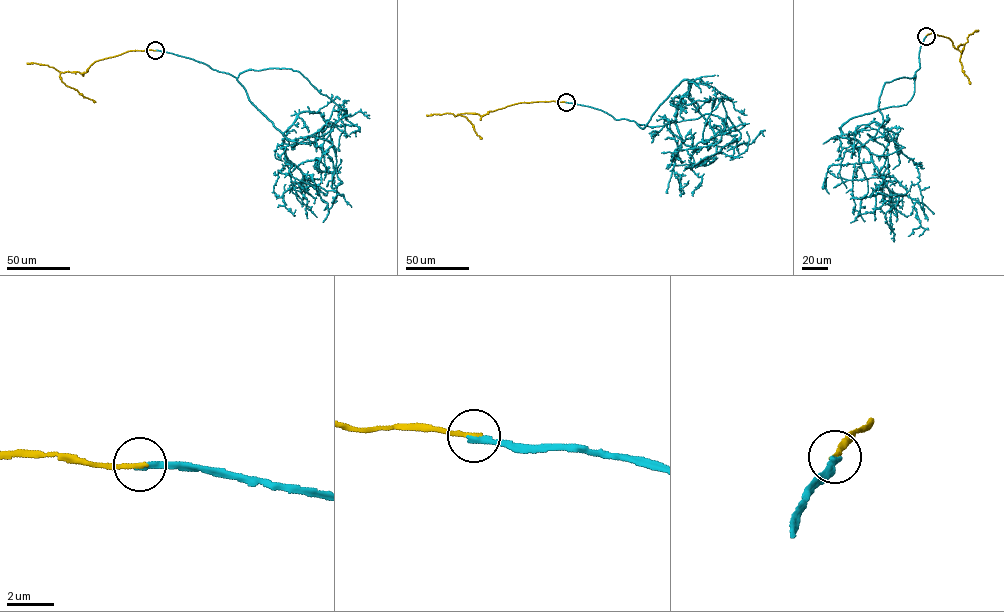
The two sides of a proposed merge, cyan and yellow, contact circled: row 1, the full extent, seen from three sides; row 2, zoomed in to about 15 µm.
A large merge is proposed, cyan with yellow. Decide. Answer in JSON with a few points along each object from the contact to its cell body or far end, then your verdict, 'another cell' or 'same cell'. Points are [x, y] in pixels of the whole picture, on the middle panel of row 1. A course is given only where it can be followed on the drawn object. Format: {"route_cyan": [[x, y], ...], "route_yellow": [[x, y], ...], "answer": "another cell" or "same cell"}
{"route_cyan": [[566, 102], [642, 129], [688, 80], [675, 123], [682, 141], [696, 147], [689, 165], [709, 157], [685, 167]], "route_yellow": [[566, 102], [520, 103], [481, 116], [458, 115], [465, 116], [482, 139]], "answer": "another cell"}

